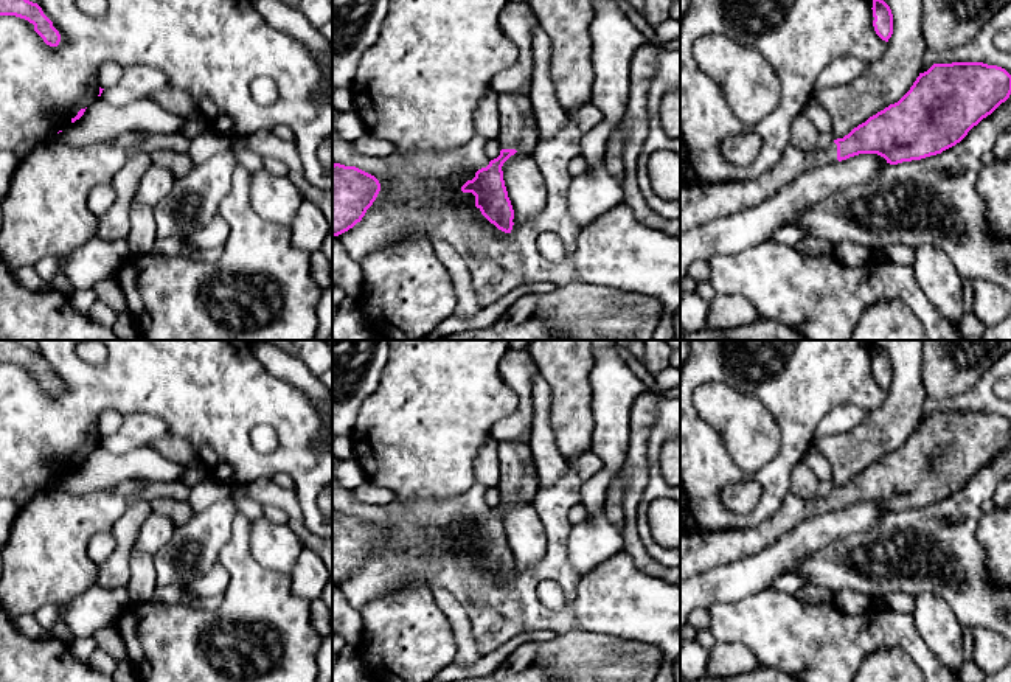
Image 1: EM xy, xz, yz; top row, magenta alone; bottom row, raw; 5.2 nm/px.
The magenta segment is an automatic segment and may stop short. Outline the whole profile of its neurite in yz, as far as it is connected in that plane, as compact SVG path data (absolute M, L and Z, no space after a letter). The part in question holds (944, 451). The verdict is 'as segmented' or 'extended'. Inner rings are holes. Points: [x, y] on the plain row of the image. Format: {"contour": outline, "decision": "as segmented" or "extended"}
{"contour": "M983 410L933 412L919 421L910 438L895 452L870 465L826 497L803 500L787 494L775 516L745 530L699 530L680 534L680 583L714 567L730 564L772 545L804 520L846 508L859 502L877 502L890 513L921 508L960 491L983 466L991 463L1011 443L1011 423L997 413Z", "decision": "extended"}

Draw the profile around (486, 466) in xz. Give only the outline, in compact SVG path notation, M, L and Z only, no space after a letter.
M489 438L478 451L474 461L475 483L485 486L499 486L500 483L500 463L499 463L499 441Z

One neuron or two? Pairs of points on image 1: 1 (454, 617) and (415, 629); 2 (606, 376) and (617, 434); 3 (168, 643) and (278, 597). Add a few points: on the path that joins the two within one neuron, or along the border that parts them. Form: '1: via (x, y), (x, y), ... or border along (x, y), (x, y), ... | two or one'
1: border along (429, 586), (435, 603), (451, 626), (455, 654) | two
2: via (612, 390), (612, 420) | one
3: via (196, 634), (219, 615), (250, 615) | one

